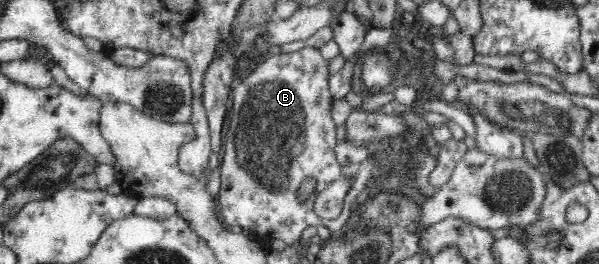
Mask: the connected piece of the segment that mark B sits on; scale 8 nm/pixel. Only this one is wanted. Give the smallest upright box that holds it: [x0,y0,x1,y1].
[218,46,388,244]

